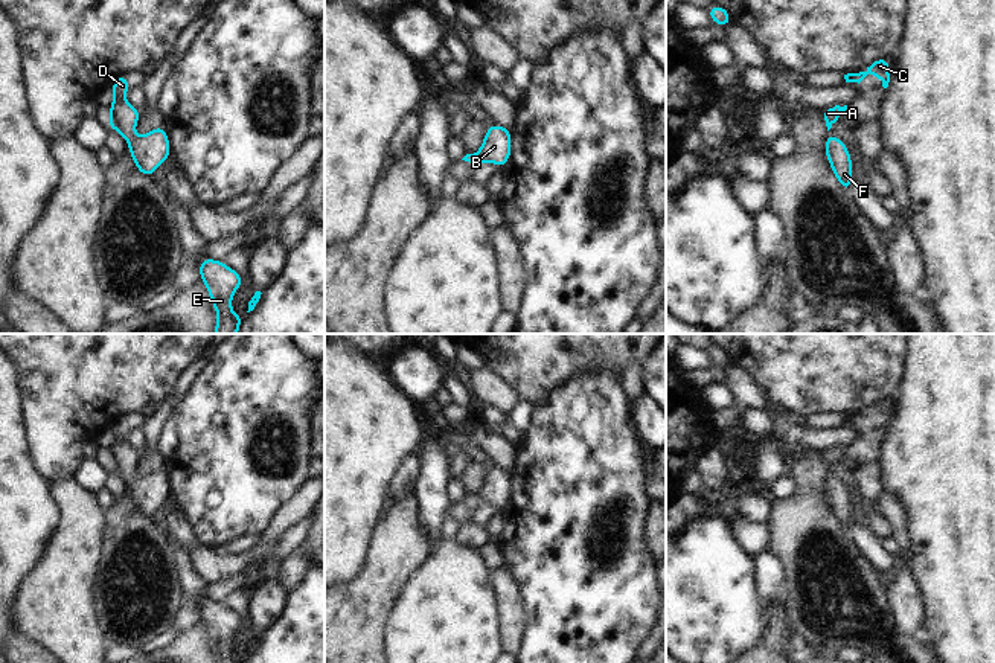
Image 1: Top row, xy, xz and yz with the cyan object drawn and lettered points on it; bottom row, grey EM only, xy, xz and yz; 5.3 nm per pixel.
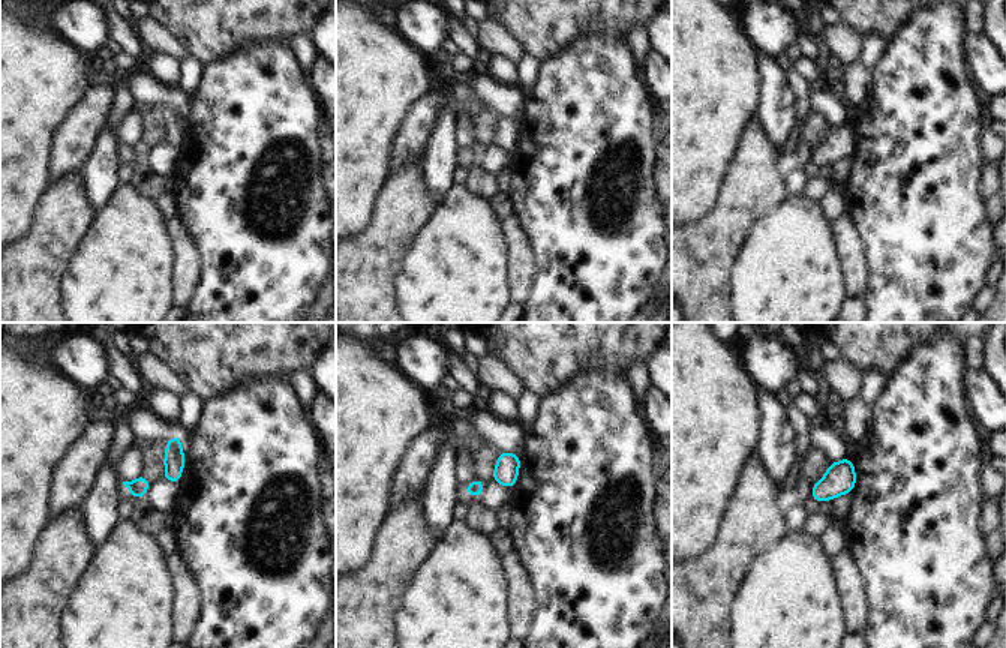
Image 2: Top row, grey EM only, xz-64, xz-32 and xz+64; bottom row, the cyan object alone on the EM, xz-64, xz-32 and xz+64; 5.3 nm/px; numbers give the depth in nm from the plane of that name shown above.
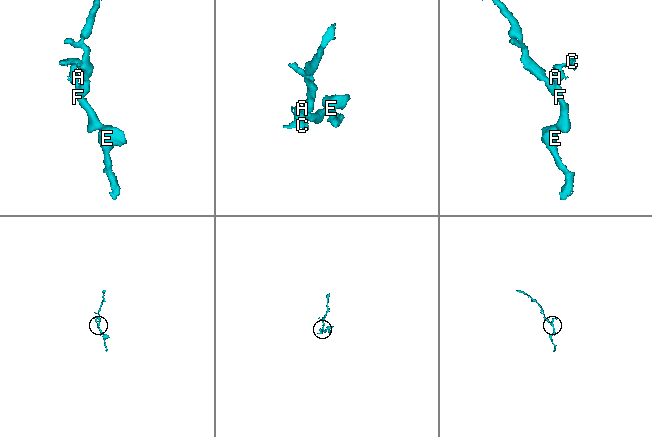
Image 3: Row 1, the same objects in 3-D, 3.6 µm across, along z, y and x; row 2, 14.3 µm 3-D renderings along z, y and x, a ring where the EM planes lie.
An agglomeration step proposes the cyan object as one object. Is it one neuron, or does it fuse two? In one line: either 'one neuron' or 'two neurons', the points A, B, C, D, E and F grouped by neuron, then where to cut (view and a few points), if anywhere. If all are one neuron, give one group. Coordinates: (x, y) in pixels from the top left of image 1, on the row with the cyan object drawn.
one neuron; groups A B C D E F; cut none

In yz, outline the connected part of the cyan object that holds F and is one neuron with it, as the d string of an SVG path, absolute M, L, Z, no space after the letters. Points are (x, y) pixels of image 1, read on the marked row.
M827 136L824 151L830 163L832 172L838 178L841 187L850 191L852 157L847 146L837 136Z

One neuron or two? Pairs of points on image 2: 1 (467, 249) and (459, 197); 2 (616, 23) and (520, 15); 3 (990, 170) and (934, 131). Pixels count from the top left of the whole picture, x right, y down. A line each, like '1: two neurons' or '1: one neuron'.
1: one neuron
2: one neuron
3: two neurons

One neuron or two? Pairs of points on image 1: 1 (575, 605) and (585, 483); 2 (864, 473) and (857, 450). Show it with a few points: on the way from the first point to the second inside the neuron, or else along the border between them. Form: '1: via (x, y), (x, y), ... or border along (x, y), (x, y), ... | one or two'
1: via (578, 575), (578, 514) | one
2: via (864, 467), (863, 456) | one

